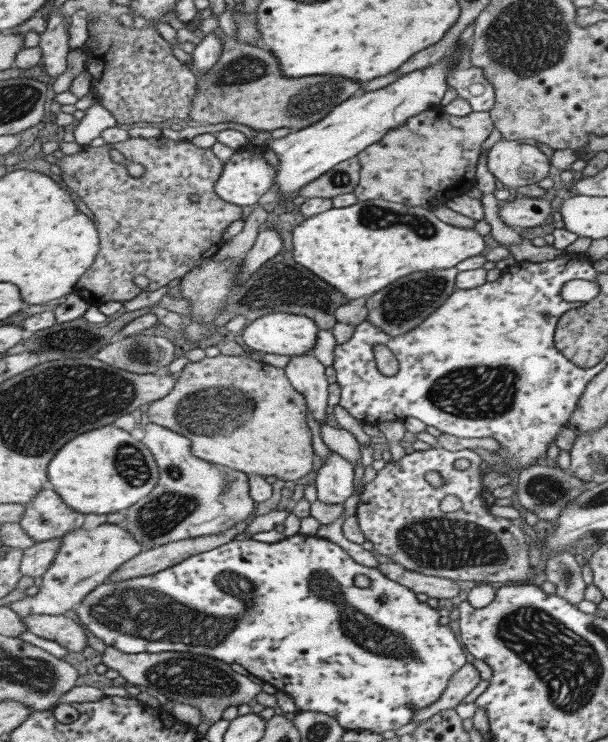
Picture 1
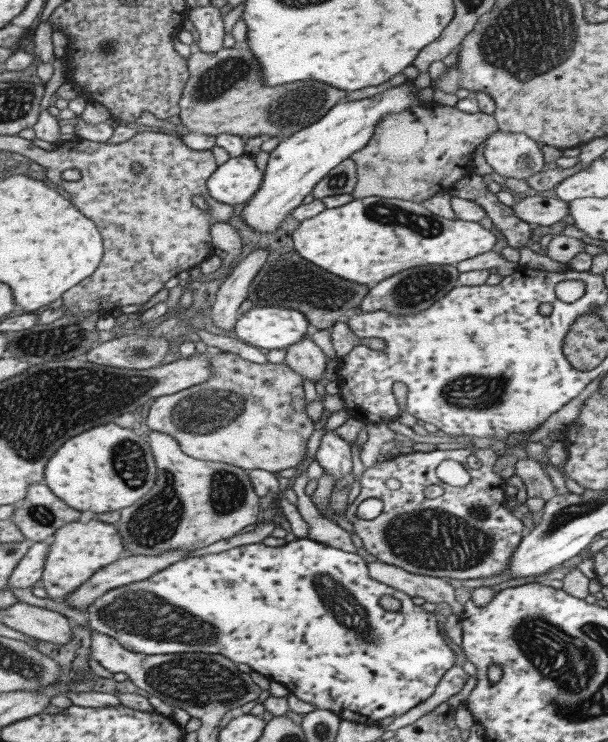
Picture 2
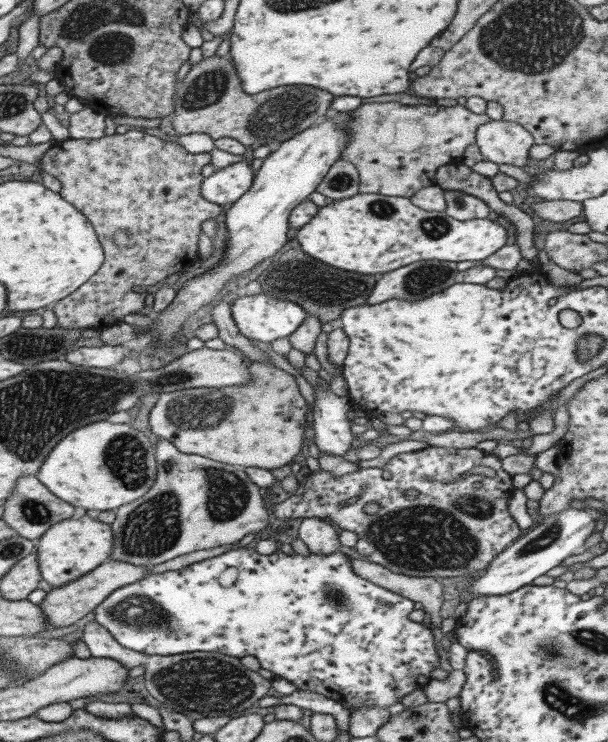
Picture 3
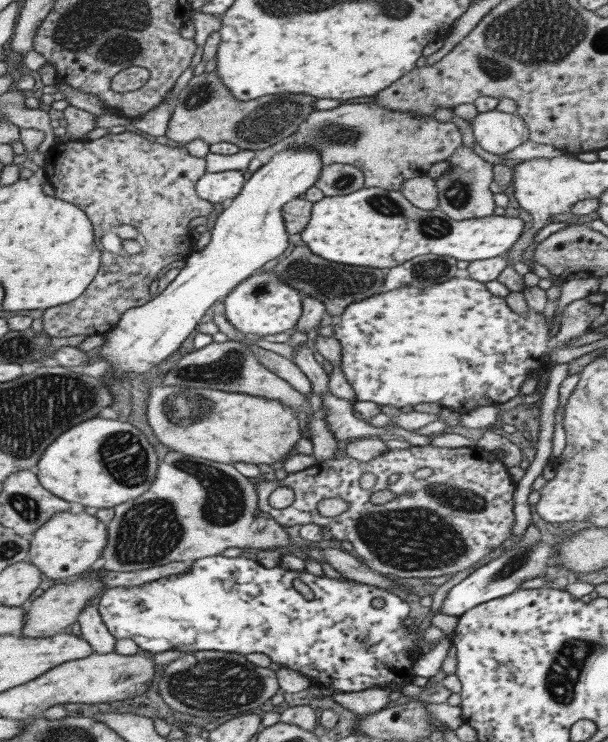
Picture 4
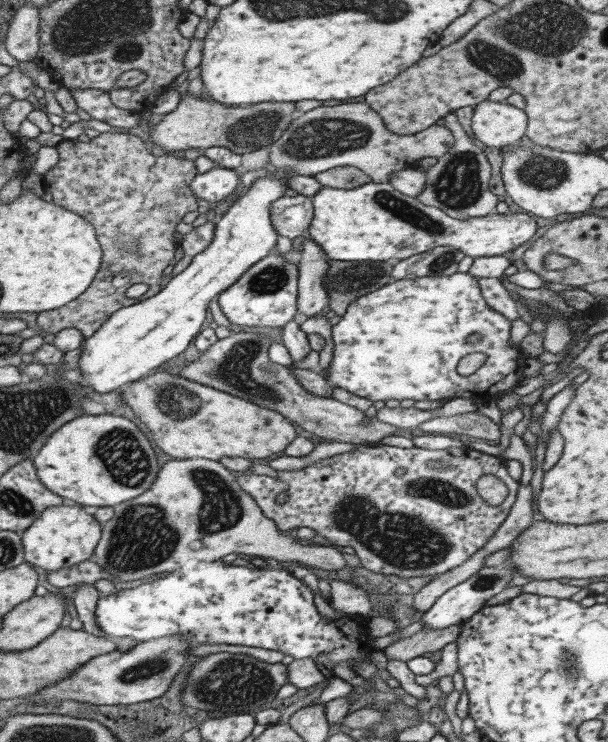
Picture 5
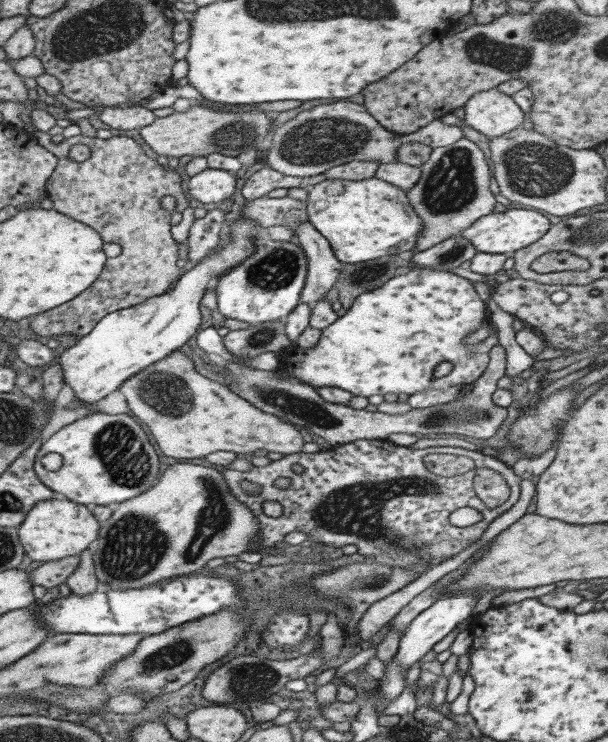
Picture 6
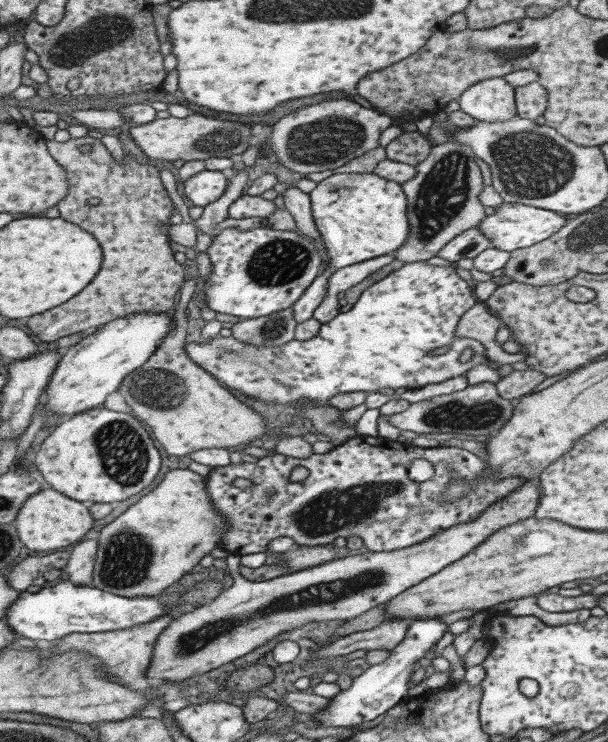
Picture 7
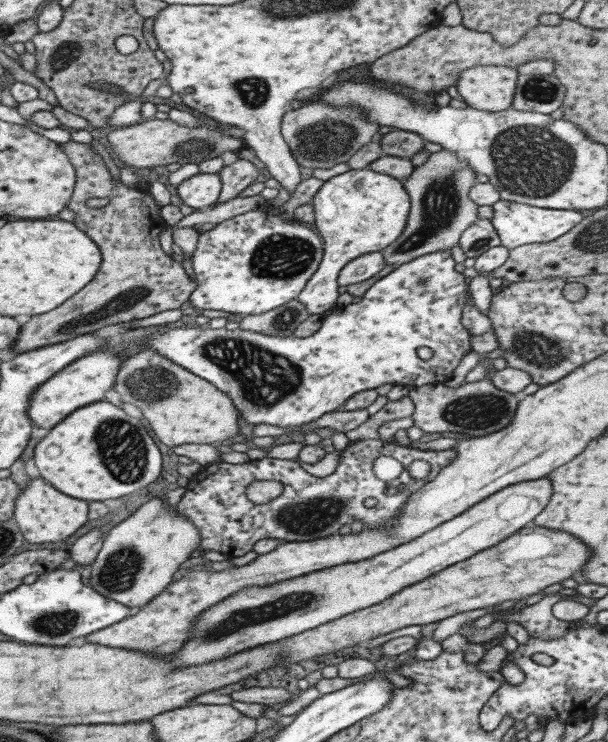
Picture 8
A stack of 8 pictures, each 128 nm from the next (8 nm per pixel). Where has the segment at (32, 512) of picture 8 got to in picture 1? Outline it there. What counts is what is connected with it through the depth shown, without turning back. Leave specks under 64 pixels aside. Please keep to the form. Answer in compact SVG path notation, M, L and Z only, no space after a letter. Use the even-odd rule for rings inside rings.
M103 523L95 529L71 529L61 536L61 544L48 570L41 576L38 592L7 605L19 618L29 614L69 615L71 606L80 602L95 586L99 586L123 562L139 554L143 546L120 525Z

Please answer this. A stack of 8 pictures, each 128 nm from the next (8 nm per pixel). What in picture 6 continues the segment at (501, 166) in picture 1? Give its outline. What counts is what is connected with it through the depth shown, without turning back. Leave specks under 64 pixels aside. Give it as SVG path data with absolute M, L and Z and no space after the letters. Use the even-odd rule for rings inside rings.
M496 88L475 92L462 107L464 122L487 138L509 132L525 120L524 113L511 96Z

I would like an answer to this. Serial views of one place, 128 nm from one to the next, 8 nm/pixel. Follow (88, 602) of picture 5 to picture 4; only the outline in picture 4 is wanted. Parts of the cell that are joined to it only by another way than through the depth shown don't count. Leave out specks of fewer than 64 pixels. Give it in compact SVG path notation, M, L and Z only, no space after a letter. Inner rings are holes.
M93 602L85 603L76 621L79 624L81 636L91 645L93 652L115 652L115 638L109 634Z

